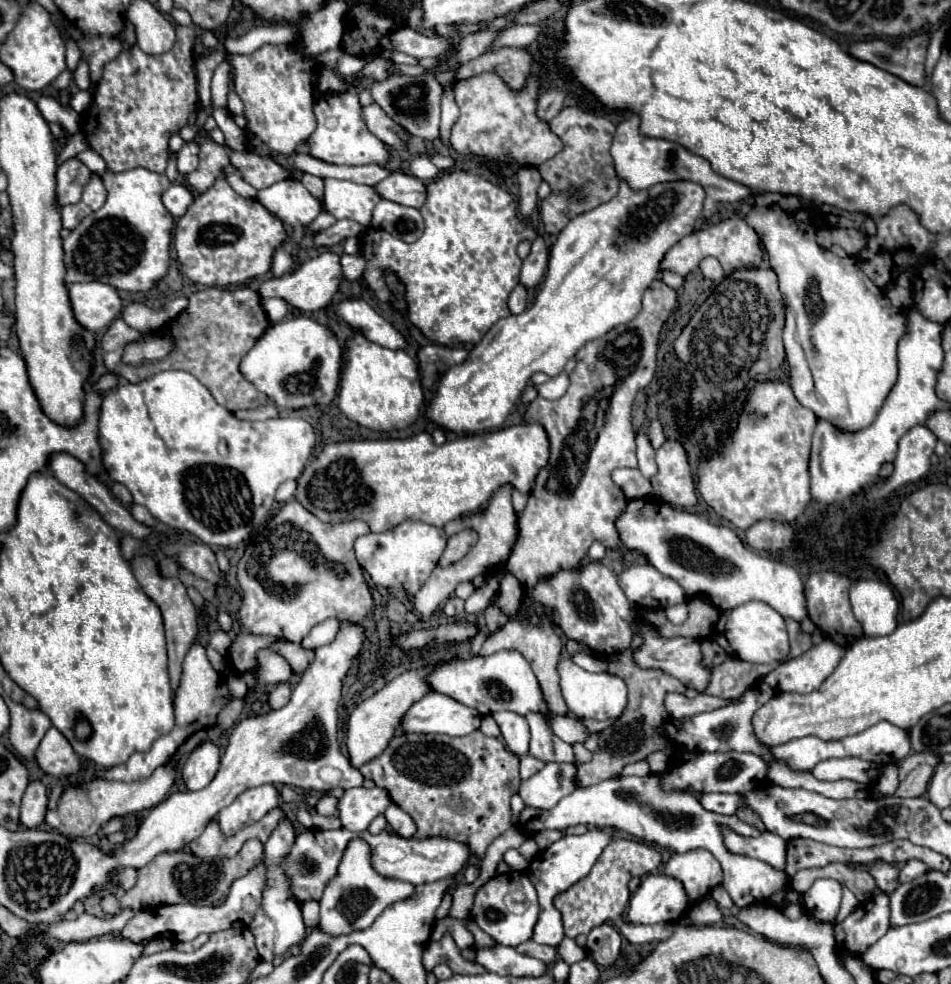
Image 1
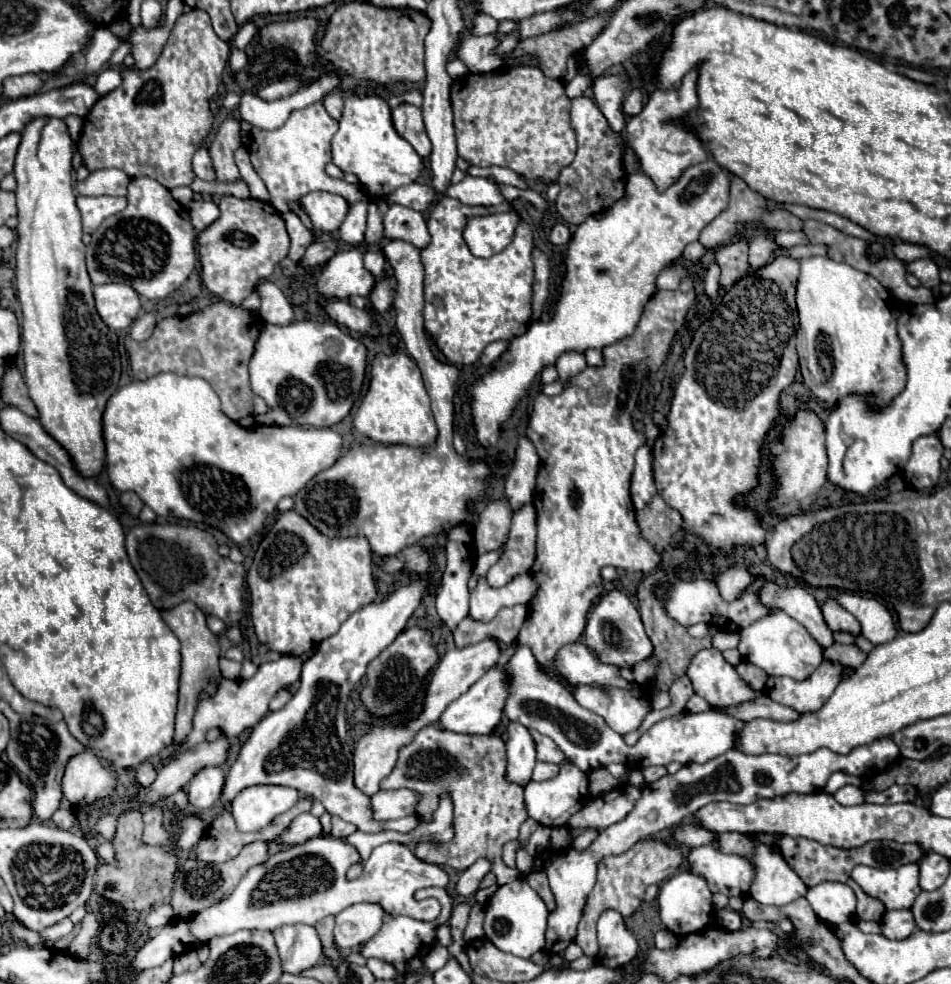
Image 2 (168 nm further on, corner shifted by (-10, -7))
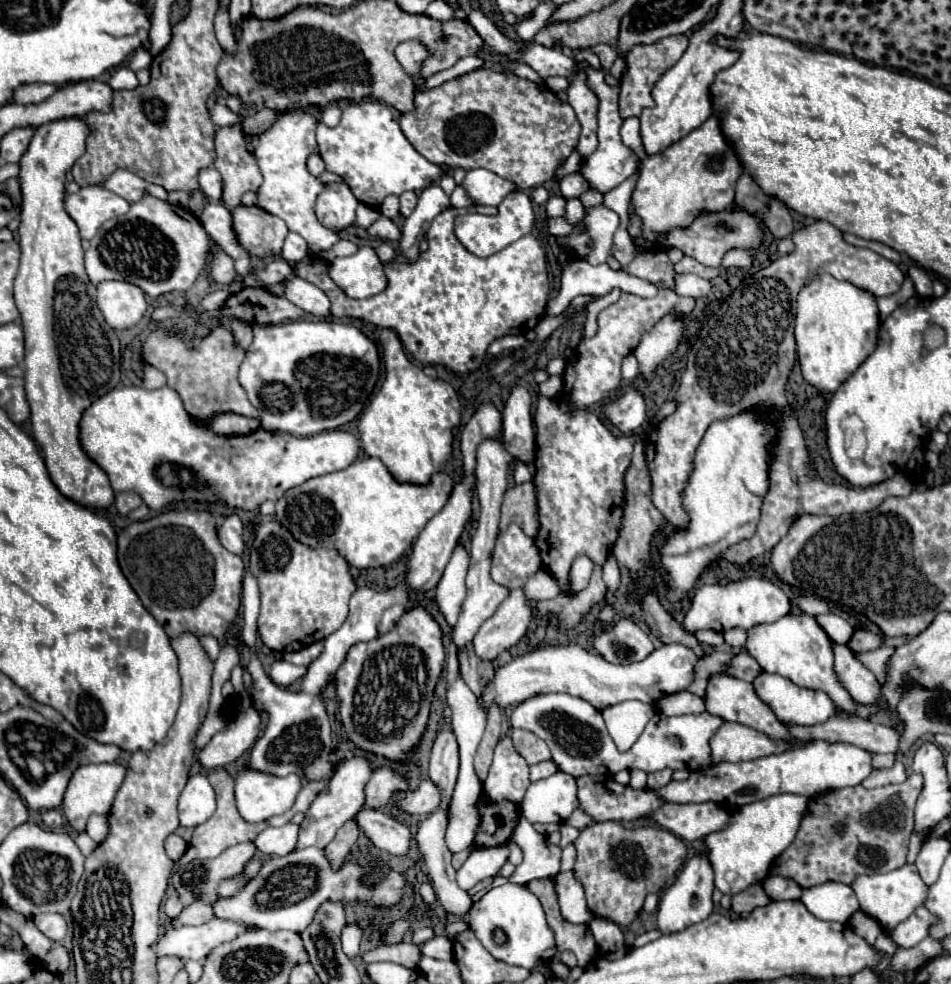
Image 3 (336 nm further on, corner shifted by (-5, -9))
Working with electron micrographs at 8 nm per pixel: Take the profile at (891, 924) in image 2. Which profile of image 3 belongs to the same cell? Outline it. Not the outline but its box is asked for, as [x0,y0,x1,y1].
[890,907,934,947]

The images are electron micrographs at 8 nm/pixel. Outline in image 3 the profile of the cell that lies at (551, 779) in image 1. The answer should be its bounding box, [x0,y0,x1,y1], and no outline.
[520,771,576,823]

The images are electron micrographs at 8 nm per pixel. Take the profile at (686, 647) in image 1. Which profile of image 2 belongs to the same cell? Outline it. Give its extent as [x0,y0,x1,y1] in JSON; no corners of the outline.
[687,649,759,707]

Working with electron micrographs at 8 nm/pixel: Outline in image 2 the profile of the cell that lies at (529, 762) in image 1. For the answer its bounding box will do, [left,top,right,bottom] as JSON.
[531,763,559,781]

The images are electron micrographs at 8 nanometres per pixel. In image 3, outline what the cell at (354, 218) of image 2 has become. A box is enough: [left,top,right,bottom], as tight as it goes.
[356,205,380,229]

